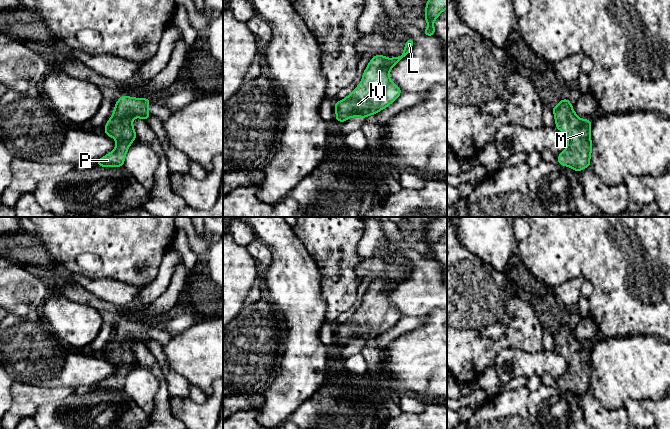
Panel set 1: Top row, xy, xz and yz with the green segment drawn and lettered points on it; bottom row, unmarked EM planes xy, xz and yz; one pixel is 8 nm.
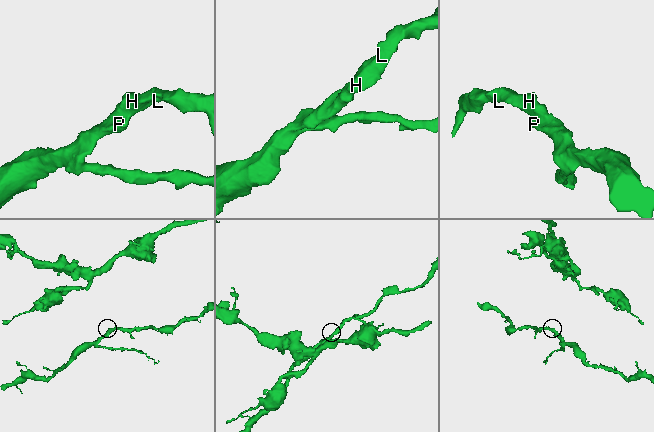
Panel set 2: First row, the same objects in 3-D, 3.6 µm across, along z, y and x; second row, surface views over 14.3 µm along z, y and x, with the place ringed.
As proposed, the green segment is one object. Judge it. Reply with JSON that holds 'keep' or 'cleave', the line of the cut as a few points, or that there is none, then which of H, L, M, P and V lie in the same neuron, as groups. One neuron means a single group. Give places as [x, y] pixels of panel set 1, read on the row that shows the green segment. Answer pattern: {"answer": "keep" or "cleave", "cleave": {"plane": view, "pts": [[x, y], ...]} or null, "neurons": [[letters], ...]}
{"answer": "keep", "cleave": null, "neurons": [["H", "L", "M", "P", "V"]]}

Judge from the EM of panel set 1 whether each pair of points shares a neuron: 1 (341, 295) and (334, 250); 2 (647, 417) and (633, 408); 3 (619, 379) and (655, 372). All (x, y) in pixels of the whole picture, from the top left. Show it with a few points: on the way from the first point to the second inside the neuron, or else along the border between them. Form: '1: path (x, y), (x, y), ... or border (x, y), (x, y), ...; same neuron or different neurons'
1: path (339, 284), (337, 261); same neuron
2: path (644, 417), (636, 411); same neuron
3: path (628, 372), (646, 372); same neuron

